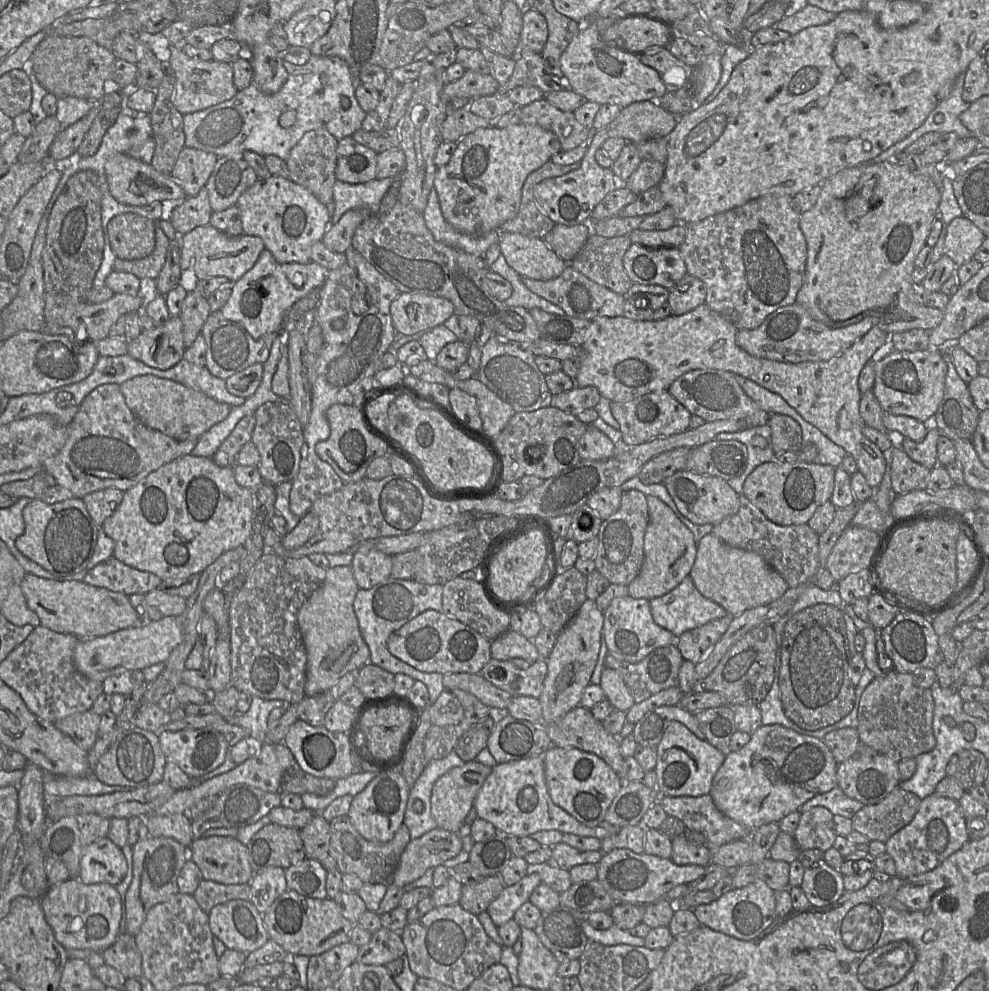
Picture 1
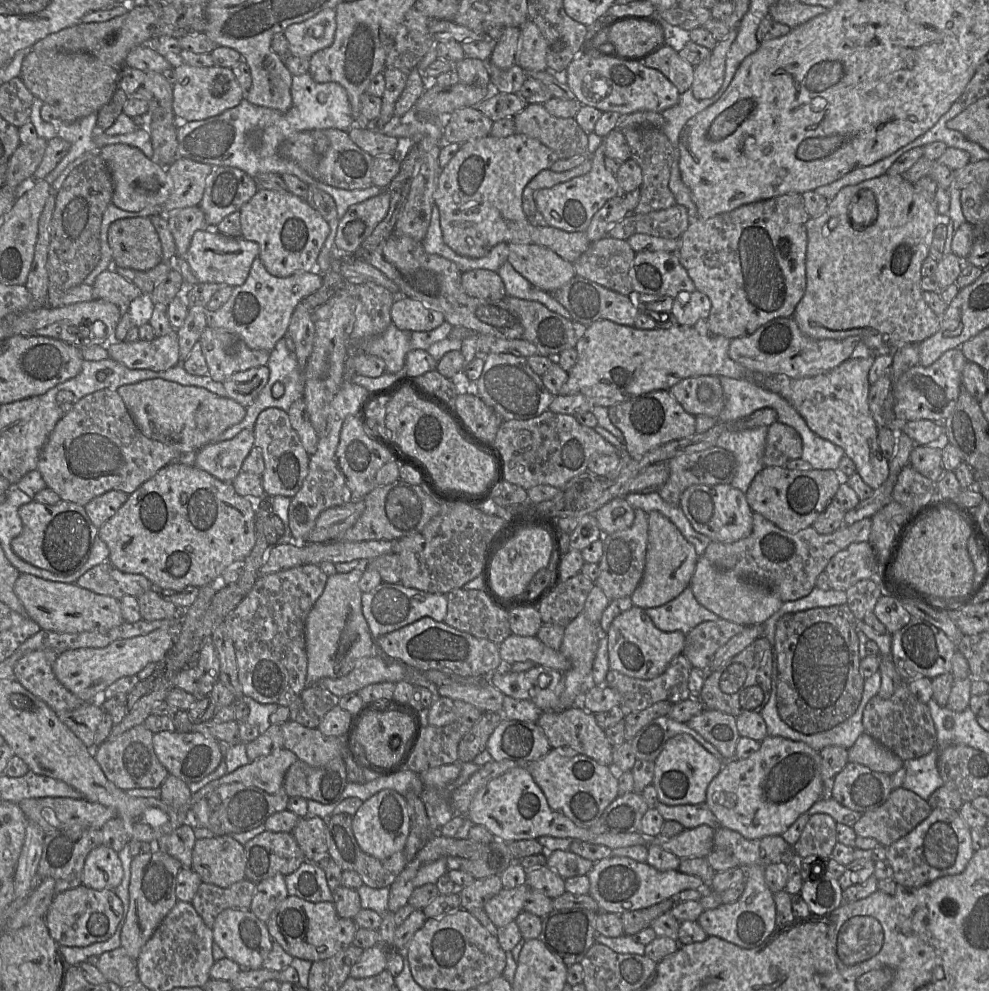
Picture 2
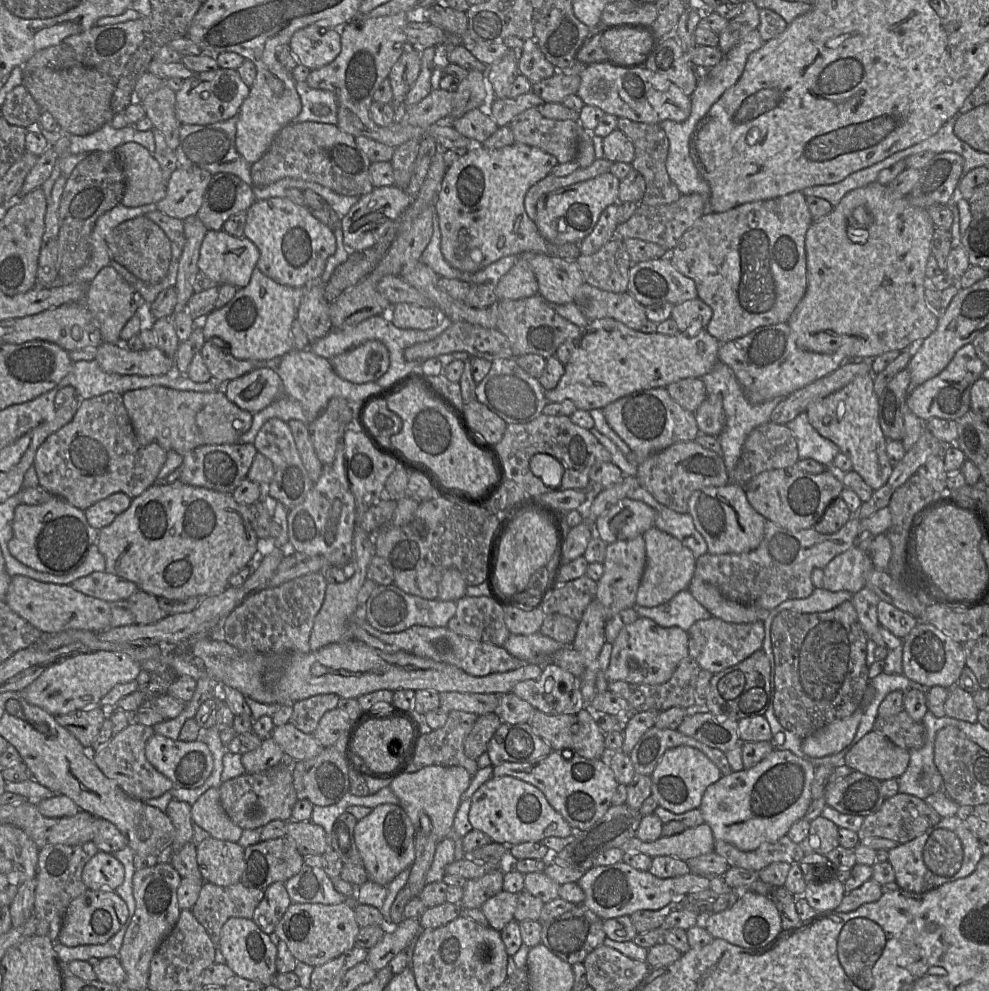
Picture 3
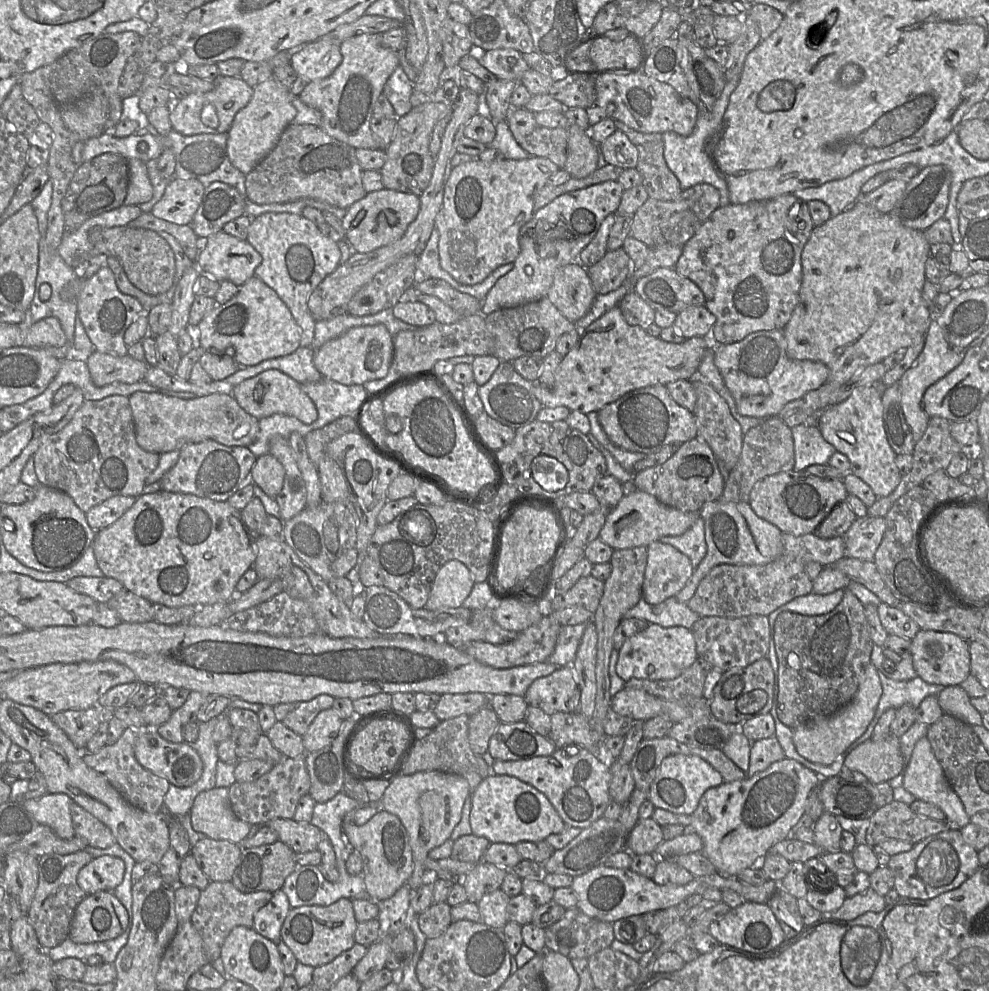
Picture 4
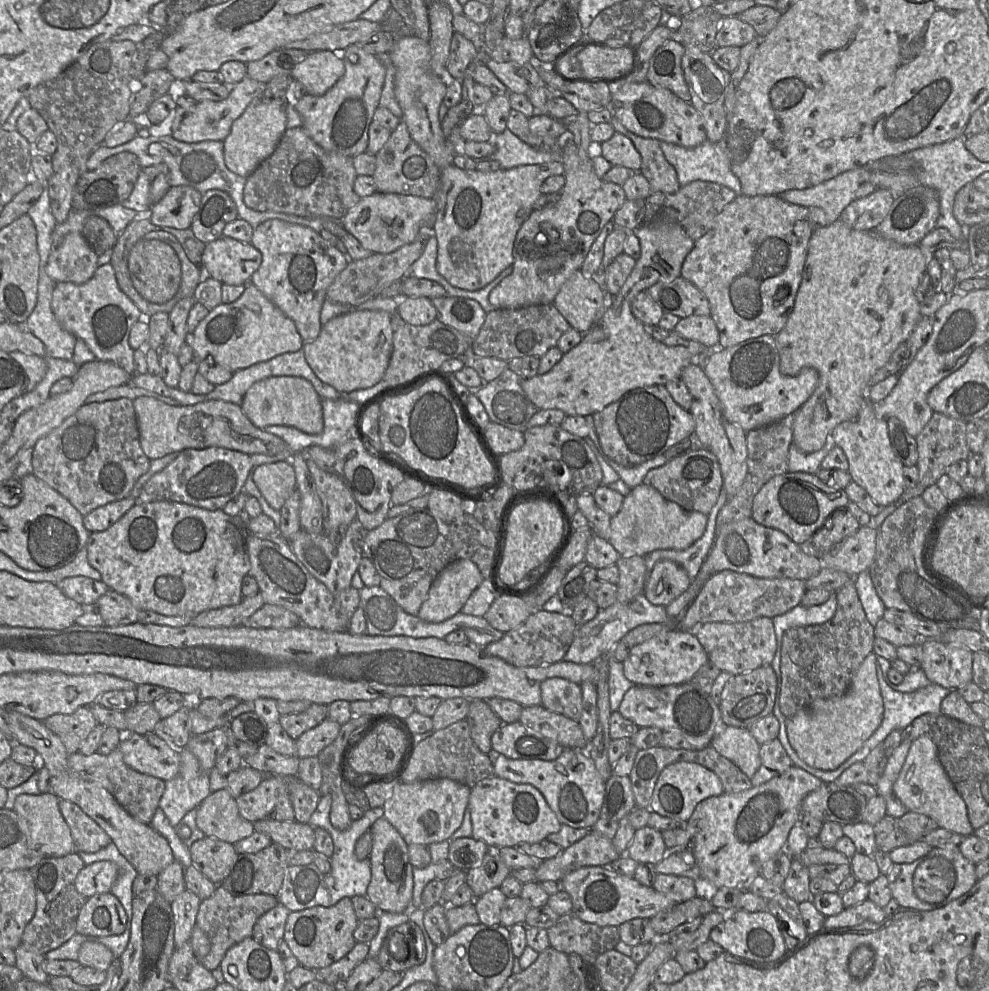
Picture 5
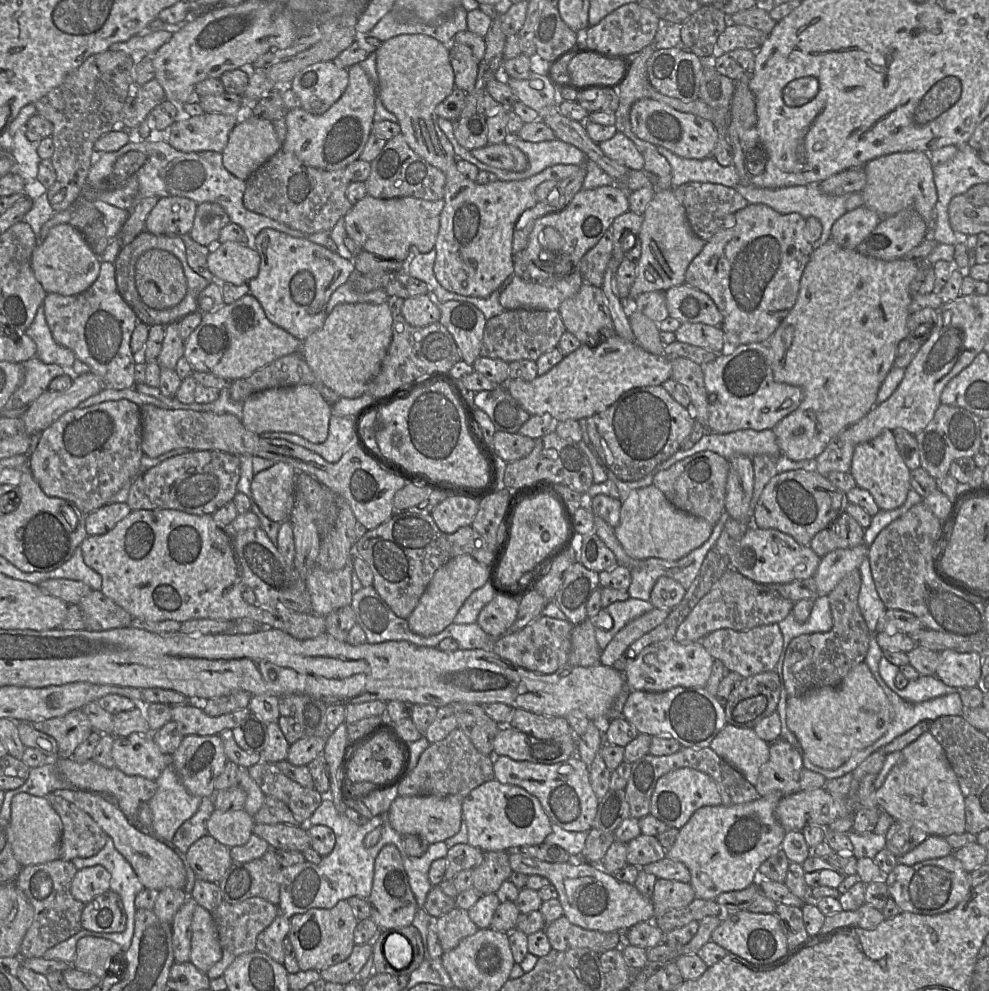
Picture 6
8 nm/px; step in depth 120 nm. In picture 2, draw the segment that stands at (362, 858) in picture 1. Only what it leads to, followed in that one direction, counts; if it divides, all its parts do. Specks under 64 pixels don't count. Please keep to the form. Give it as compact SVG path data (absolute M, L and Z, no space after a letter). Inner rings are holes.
M339 813L332 815L327 821L328 854L344 870L356 871L364 884L372 888L389 887L406 866L404 851L399 851L386 859L377 859L359 847L352 832L352 815Z

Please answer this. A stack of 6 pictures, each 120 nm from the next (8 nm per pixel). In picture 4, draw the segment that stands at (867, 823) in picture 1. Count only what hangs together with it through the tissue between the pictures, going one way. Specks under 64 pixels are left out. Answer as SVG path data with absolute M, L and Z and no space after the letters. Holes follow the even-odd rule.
M894 800L878 808L869 819L866 844L875 847L886 840L902 840L916 844L950 827L947 821L917 815L910 805Z

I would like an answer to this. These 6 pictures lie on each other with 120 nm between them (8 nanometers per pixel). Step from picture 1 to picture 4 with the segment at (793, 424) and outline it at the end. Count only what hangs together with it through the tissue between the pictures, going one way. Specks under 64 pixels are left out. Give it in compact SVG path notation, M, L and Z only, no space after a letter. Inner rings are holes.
M778 416L764 419L744 434L739 461L728 473L721 500L724 502L747 502L754 485L761 479L790 471L794 468L795 453L792 430Z

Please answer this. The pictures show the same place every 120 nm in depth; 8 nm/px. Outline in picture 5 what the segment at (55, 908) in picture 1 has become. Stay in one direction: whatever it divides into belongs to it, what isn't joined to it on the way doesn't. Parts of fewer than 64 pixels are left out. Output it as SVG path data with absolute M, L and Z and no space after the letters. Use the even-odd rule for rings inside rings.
M111 893L87 898L76 920L76 933L85 936L120 935L125 931L127 914L121 902Z

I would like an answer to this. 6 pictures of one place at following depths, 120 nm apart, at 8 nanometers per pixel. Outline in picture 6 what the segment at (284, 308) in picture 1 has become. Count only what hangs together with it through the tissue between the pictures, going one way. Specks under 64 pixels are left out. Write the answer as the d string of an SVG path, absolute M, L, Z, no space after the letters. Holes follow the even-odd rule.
M248 293L214 312L204 313L201 323L184 343L183 357L194 371L212 373L231 382L278 358L297 353L301 346L302 341L269 321L260 302Z

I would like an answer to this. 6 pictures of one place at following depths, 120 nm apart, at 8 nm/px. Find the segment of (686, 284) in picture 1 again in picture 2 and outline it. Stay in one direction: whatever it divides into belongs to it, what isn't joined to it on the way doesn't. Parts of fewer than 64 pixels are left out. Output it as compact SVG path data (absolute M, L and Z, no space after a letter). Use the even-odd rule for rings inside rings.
M695 290L692 293L680 292L673 299L671 313L678 325L692 326L698 320L707 320L711 302L707 295Z

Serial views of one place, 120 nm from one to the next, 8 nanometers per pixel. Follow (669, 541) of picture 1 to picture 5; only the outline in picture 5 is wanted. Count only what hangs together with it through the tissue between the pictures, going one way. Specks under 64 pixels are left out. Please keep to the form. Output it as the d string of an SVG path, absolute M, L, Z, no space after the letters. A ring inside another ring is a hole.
M670 560L658 561L649 572L644 595L656 606L667 606L684 593L691 583L684 568Z

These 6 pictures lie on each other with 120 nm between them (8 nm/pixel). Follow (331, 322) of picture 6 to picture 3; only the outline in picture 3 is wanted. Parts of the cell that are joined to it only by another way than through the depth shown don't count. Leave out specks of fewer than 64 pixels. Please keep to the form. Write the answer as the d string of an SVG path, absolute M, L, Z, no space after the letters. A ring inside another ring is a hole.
M368 340L329 361L340 378L355 384L376 382L390 362L387 347L378 340Z

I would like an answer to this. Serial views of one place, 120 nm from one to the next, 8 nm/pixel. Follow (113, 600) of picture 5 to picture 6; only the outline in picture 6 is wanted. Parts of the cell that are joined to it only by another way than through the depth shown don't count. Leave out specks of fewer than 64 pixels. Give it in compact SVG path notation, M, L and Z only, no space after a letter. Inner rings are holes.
M101 590L91 591L77 604L85 622L85 629L105 631L130 626L133 617Z

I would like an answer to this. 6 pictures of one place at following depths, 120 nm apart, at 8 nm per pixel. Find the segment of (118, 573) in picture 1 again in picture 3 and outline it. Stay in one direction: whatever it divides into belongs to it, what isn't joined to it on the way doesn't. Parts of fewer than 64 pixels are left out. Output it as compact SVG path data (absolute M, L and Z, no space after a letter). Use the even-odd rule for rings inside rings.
M107 571L93 572L73 581L70 586L85 595L101 599L107 603L127 600L139 590L132 581Z

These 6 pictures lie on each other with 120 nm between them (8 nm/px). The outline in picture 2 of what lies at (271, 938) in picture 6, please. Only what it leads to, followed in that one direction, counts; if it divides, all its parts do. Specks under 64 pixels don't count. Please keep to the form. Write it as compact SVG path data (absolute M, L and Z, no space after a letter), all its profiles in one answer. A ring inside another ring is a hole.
M276 874L256 884L250 911L266 923L274 909L288 896L285 876Z

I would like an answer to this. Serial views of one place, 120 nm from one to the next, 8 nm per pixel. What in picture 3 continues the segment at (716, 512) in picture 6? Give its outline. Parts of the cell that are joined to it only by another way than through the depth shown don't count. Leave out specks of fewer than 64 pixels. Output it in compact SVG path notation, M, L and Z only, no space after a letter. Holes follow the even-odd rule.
M696 441L675 443L666 449L651 454L638 466L636 478L640 487L647 490L657 502L682 514L688 513L688 500L693 492L705 487L722 487L730 482L723 458Z

